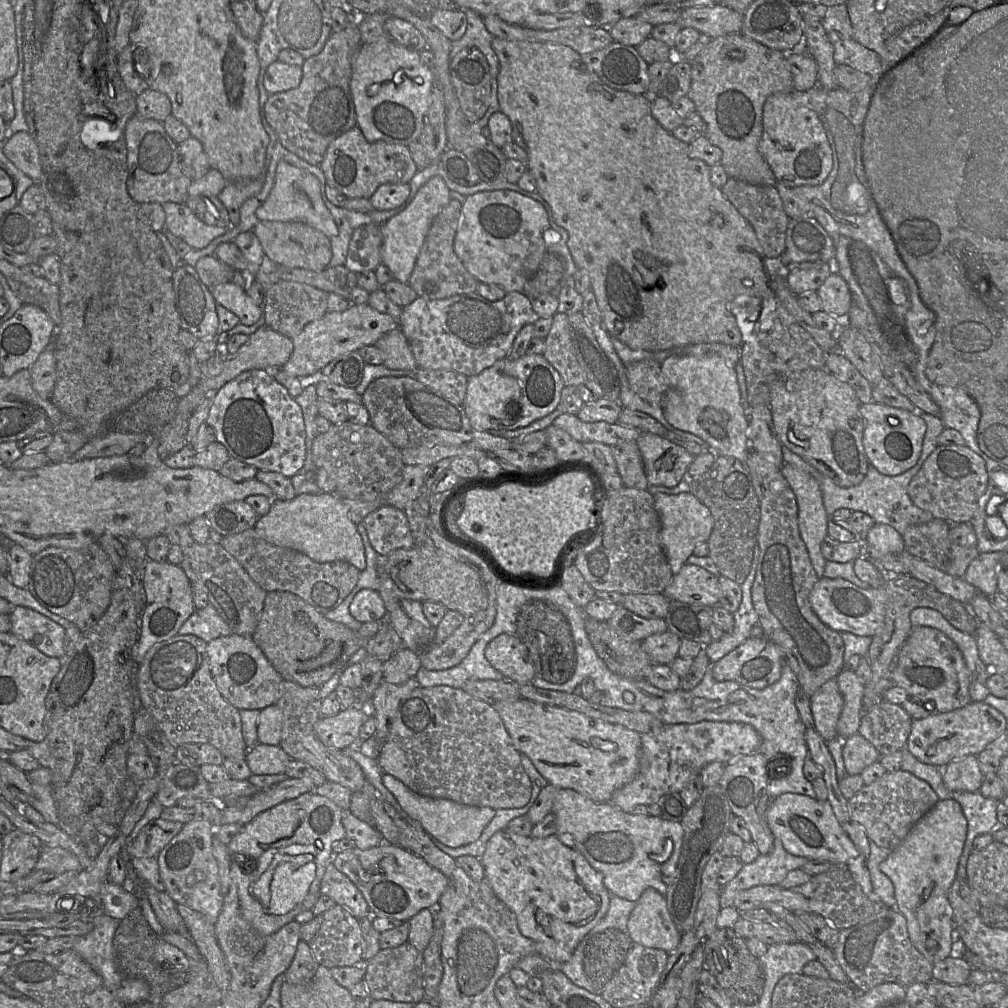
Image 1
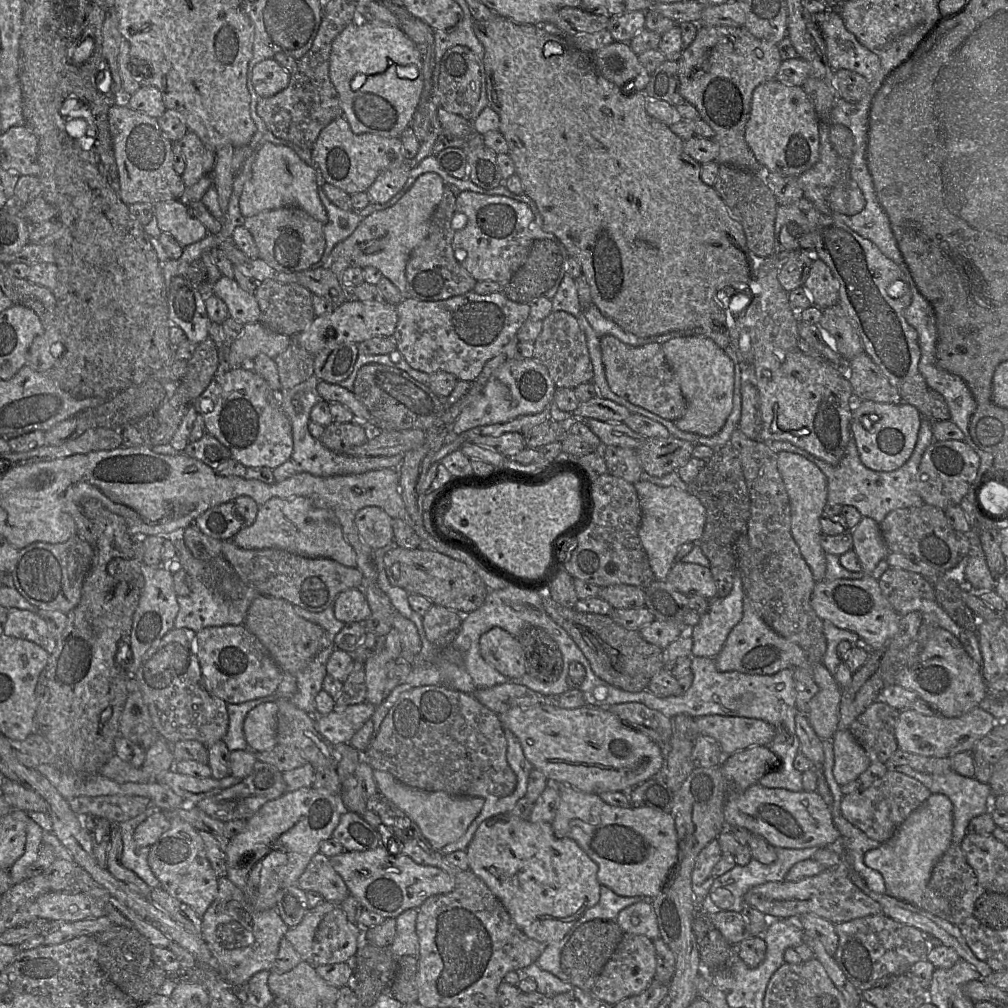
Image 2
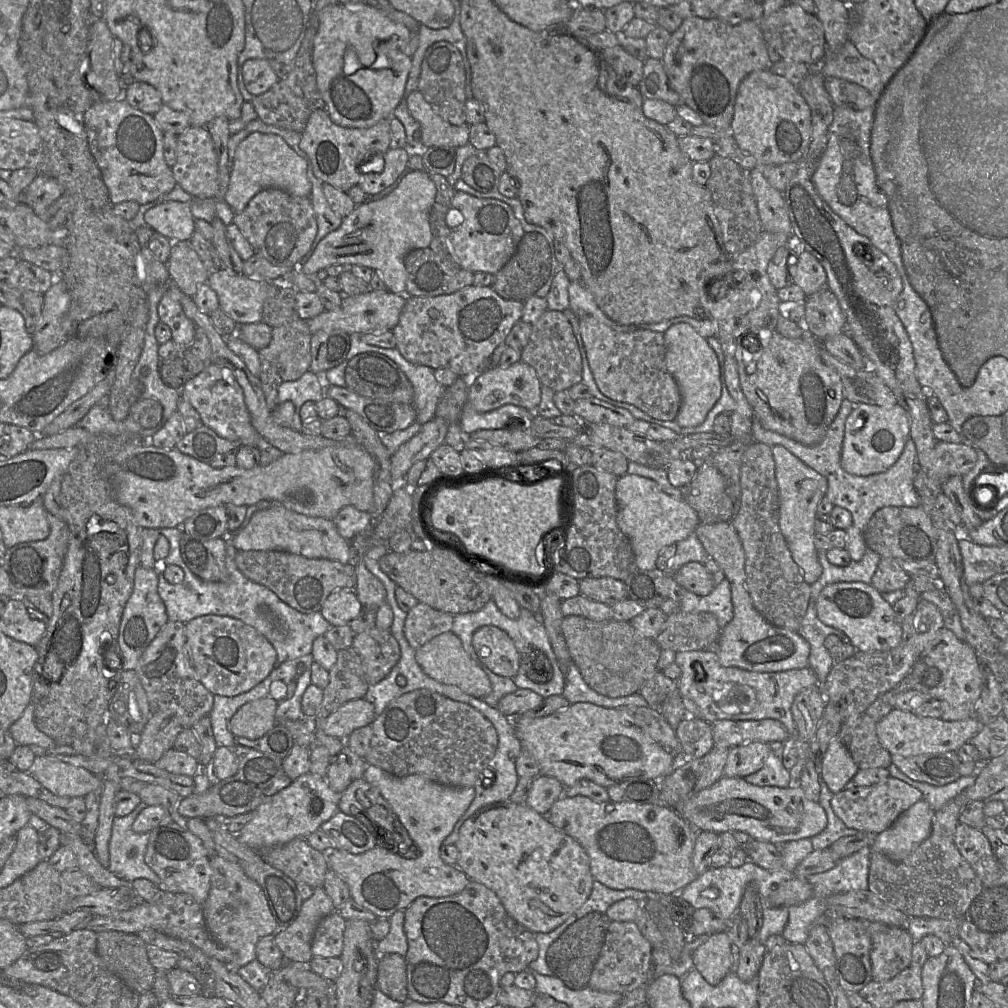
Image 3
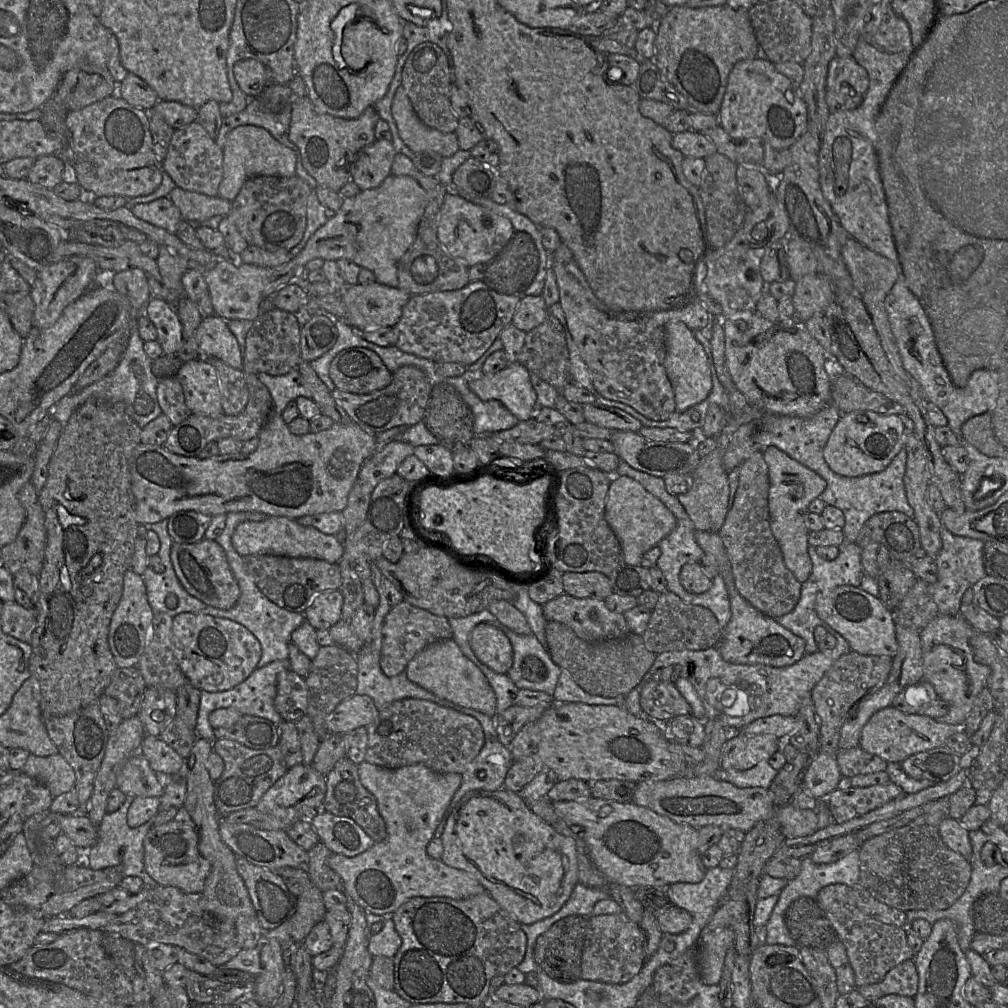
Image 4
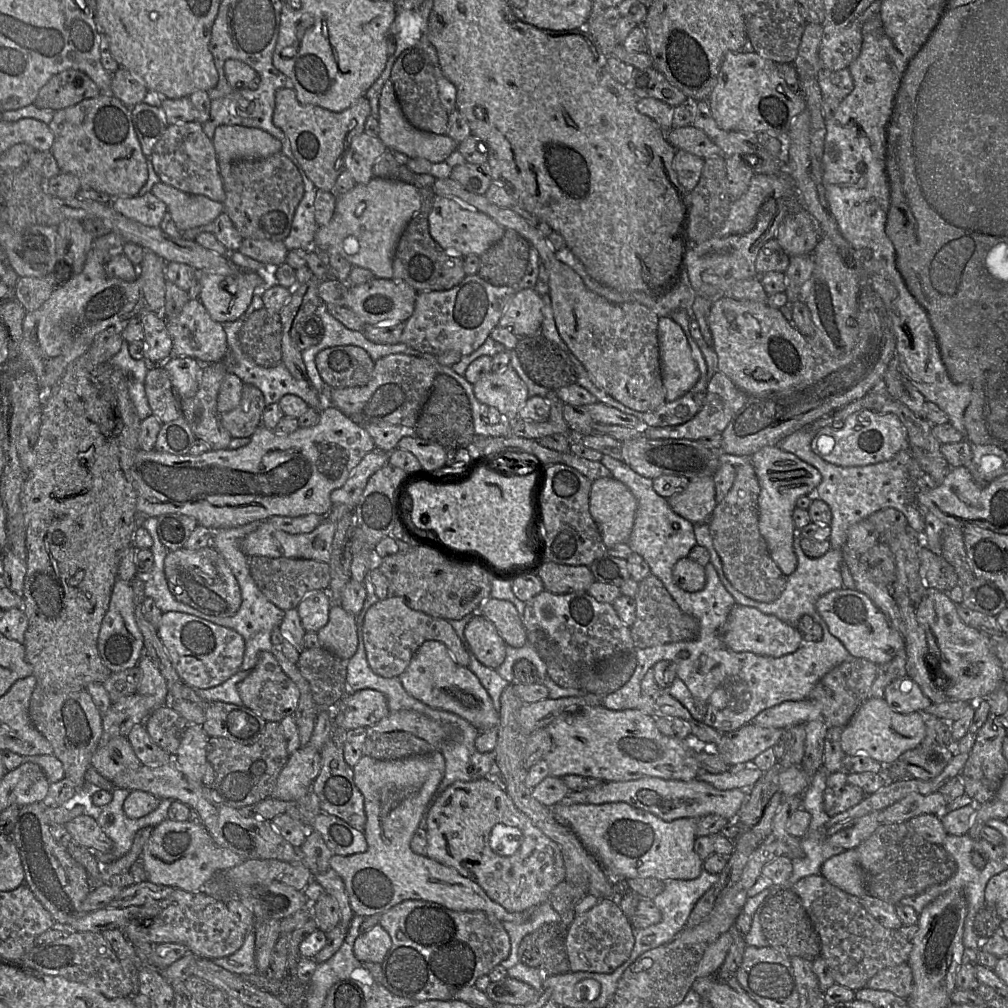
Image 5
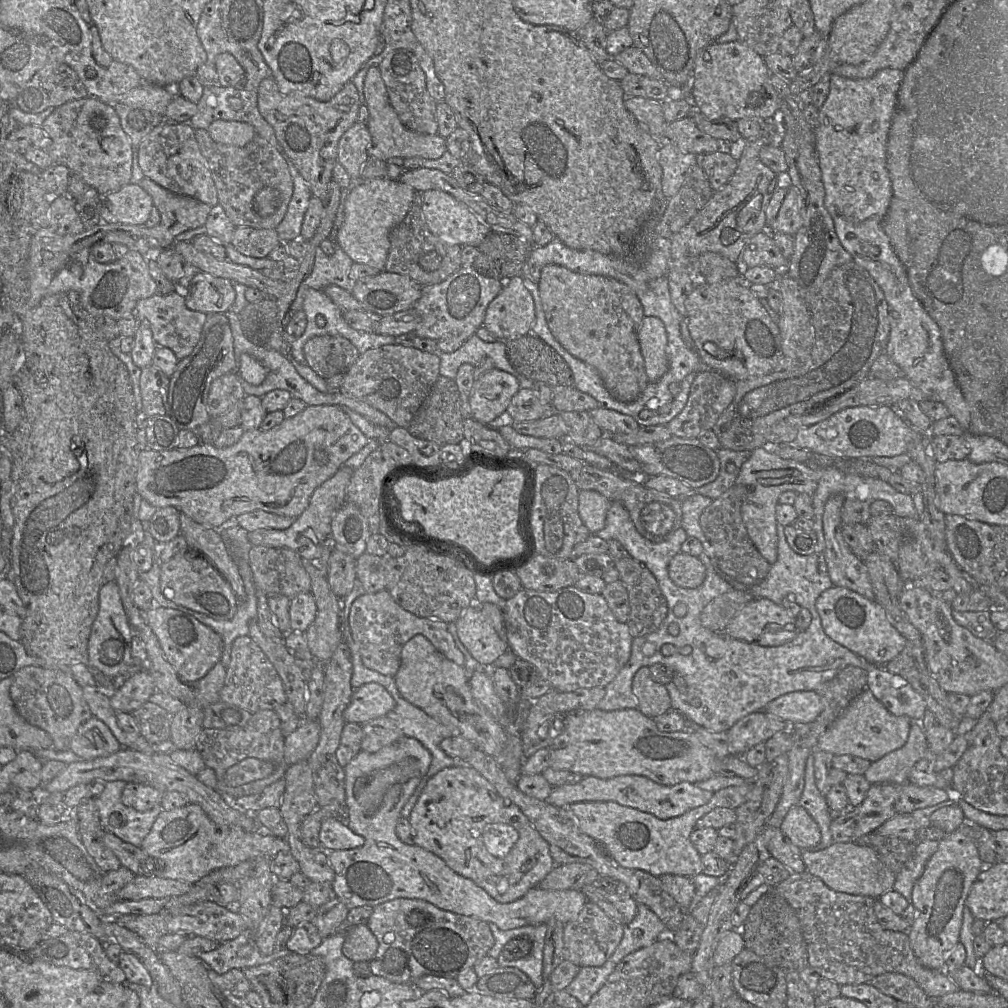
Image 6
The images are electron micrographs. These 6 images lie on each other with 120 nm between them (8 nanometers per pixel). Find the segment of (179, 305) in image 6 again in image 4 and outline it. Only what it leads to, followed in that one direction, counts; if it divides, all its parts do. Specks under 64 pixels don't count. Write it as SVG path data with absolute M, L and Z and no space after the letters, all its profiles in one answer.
M212 315L202 318L196 339L205 356L217 358L233 368L243 369L243 352L238 340L221 317Z

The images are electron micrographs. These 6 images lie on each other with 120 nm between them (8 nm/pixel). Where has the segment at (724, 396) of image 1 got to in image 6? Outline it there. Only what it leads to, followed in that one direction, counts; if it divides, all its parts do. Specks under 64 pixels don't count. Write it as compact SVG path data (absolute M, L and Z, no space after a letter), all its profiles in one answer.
M654 316L642 320L638 340L649 382L657 382L668 370L667 332L663 322Z

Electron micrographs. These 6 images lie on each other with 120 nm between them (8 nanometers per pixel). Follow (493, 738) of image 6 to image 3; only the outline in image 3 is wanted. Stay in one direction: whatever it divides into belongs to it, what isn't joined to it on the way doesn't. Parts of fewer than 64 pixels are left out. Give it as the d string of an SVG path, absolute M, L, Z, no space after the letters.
M451 631L434 637L417 649L415 660L429 677L444 684L457 686L473 697L483 699L492 691L492 685L487 674L471 659L460 638Z

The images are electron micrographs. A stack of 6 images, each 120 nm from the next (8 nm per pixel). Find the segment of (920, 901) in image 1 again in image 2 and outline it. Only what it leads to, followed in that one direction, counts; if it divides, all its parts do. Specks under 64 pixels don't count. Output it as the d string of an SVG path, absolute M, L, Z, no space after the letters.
M931 794L906 818L888 841L865 854L864 863L882 875L886 894L918 906L933 867L951 843L952 830L951 800L944 794Z

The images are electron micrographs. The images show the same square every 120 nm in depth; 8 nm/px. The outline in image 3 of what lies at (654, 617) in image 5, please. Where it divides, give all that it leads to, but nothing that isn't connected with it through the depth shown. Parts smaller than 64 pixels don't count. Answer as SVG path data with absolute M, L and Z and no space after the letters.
M679 609L667 616L661 632L654 640L662 650L706 650L719 640L720 632L717 619L712 613L689 613Z

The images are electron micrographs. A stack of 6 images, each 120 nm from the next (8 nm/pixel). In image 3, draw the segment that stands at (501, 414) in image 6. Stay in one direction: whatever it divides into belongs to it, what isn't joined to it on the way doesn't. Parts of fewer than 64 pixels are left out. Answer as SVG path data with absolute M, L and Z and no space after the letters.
M522 361L509 367L492 366L469 380L466 403L478 412L489 412L506 404L535 411L541 401L541 386L535 369Z

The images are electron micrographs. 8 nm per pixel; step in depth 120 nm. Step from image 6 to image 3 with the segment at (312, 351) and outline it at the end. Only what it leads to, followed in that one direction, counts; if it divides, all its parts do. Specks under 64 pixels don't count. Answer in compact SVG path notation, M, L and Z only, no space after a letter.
M376 352L360 353L349 360L345 382L345 387L362 397L403 404L414 400L407 376L395 362Z

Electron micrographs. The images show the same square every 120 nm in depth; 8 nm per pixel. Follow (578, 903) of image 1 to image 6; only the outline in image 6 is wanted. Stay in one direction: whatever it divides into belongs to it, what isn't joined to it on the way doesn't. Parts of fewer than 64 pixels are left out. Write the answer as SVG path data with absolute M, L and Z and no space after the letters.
M466 764L444 768L434 776L428 778L415 805L410 811L408 821L411 825L414 844L439 856L453 871L474 881L475 884L484 889L493 899L500 903L510 903L524 896L530 889L537 887L556 865L551 857L549 844L533 827L519 807L500 796L495 787L486 778Z

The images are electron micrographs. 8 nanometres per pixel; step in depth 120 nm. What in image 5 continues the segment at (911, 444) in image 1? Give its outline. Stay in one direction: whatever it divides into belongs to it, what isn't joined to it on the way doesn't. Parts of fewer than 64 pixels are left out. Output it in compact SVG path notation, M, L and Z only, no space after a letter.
M859 410L848 415L839 428L827 426L819 429L811 442L811 449L825 461L837 466L866 466L887 461L900 450L907 449L907 435L895 415Z

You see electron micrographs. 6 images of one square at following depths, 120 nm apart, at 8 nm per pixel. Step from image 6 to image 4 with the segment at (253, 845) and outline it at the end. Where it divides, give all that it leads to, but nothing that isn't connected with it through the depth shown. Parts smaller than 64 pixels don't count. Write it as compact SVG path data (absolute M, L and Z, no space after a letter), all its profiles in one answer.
M171 820L152 827L144 838L144 863L147 873L162 886L172 886L187 893L202 893L211 871L210 862L199 851L195 827Z

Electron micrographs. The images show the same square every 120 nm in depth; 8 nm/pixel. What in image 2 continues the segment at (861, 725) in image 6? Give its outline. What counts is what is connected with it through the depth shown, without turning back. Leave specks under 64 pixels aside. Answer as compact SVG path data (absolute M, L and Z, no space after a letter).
M977 706L958 717L941 714L923 715L911 709L901 710L895 726L898 749L929 757L951 757L960 752L971 752L975 743L987 735L997 720L992 714Z

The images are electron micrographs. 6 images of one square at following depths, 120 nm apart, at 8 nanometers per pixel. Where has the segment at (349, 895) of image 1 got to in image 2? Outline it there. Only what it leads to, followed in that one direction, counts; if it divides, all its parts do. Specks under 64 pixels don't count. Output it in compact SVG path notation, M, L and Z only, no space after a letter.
M320 851L310 860L298 880L298 887L320 893L324 900L340 905L350 891L342 877L334 870L330 858Z

